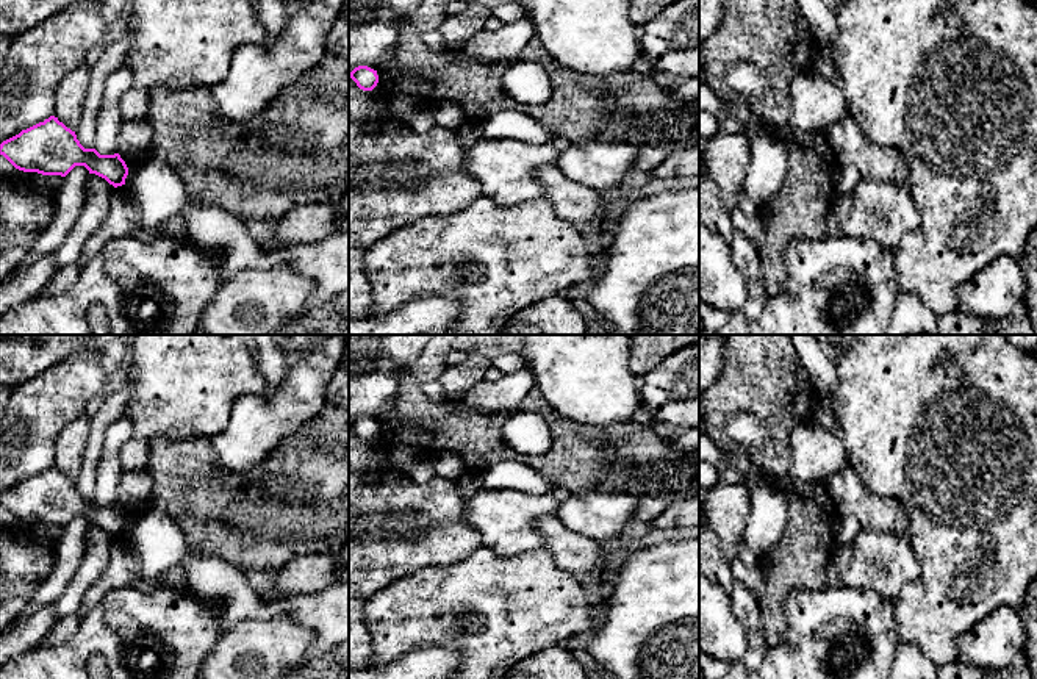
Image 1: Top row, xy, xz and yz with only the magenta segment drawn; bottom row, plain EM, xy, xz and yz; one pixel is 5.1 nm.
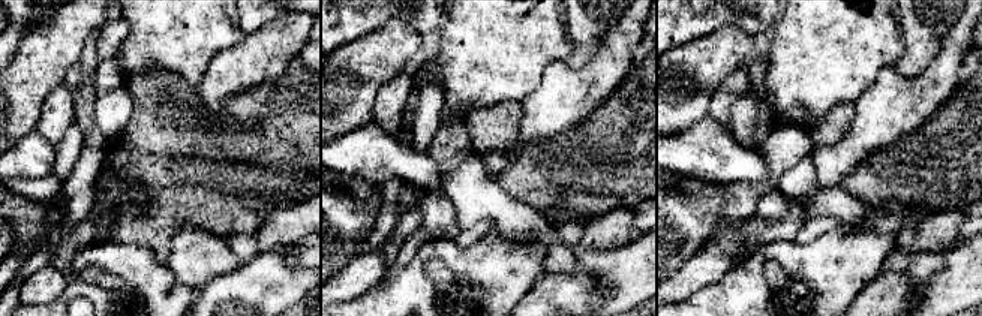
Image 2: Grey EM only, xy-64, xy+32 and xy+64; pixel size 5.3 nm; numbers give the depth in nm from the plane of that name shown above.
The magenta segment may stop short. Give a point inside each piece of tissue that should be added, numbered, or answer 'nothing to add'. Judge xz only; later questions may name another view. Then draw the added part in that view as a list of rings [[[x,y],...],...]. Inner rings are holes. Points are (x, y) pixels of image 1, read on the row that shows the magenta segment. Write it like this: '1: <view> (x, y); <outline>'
nothing to add

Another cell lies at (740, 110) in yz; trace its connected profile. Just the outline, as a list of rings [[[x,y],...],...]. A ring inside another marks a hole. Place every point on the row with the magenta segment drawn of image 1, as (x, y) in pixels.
[[[735,97],[735,99],[729,99],[729,100],[721,100],[721,103],[724,105],[727,114],[730,119],[737,120],[738,124],[754,128],[759,133],[765,133],[771,138],[776,136],[776,128],[771,124],[766,124],[763,119],[760,119],[752,106],[751,102]]]

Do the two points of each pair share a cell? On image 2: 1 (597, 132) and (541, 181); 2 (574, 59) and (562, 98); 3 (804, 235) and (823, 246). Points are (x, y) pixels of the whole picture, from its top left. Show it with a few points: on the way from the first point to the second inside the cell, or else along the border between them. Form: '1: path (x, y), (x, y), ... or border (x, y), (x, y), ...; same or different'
1: path (583, 146), (555, 174); same
2: border (600, 47), (579, 69), (570, 69), (564, 63); different
3: border (838, 226), (808, 243); different

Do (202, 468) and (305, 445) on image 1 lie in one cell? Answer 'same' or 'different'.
same

